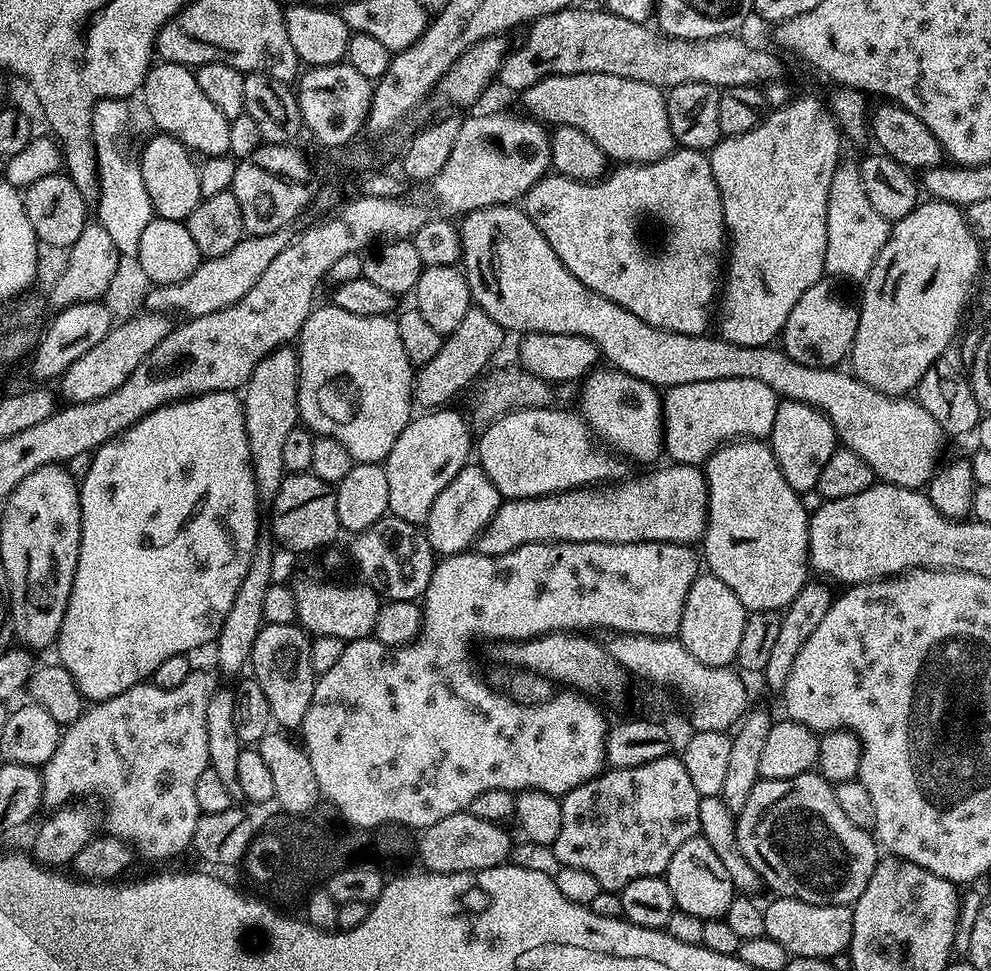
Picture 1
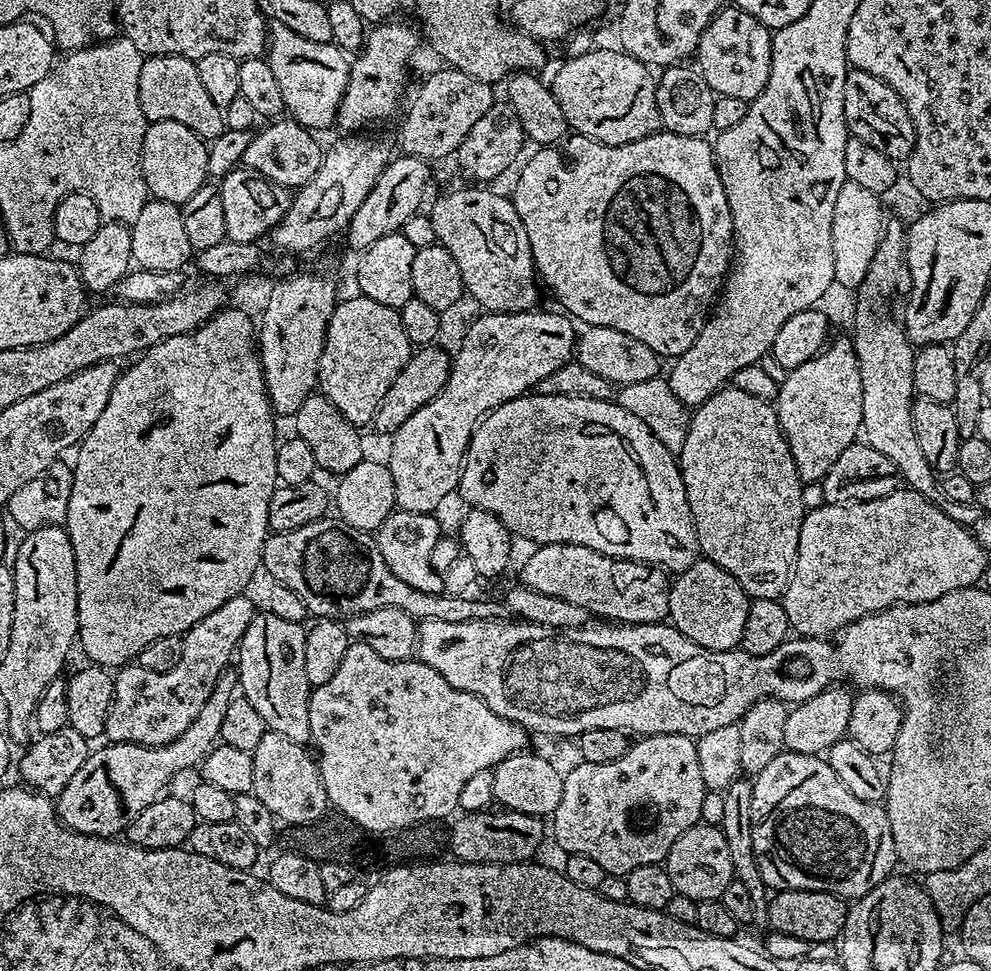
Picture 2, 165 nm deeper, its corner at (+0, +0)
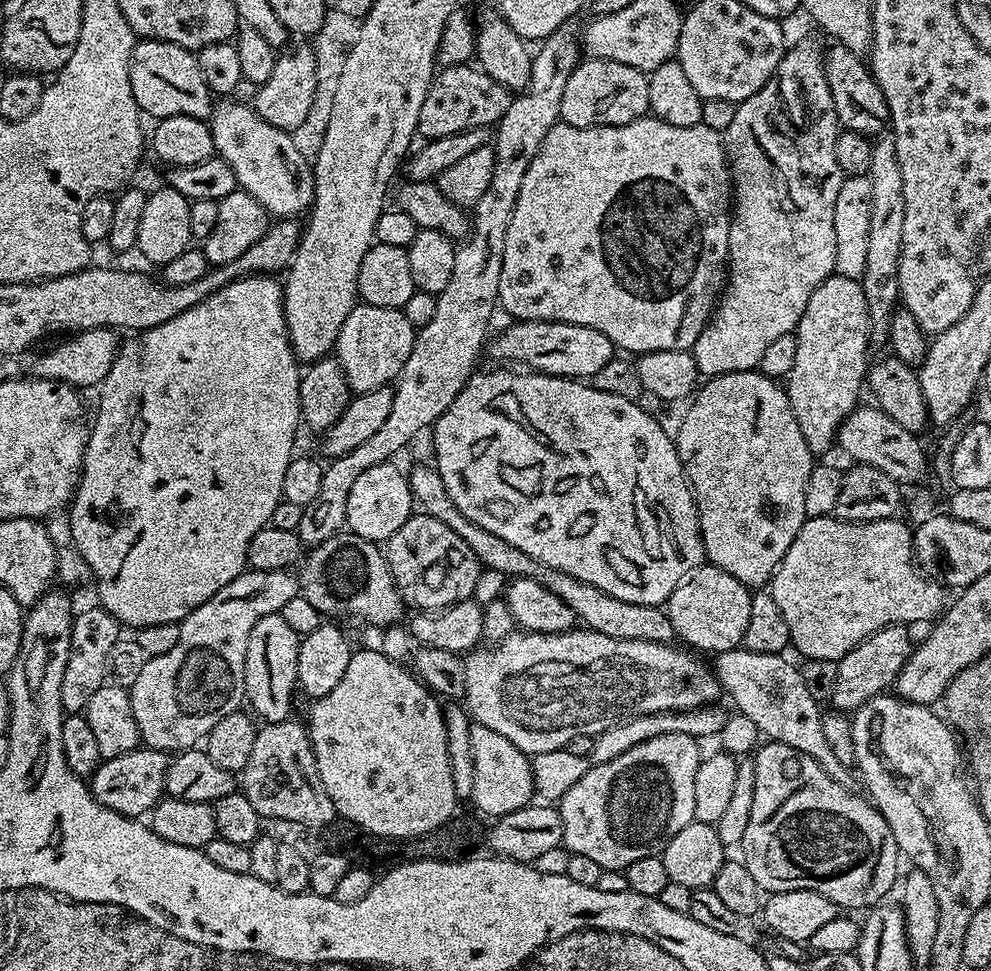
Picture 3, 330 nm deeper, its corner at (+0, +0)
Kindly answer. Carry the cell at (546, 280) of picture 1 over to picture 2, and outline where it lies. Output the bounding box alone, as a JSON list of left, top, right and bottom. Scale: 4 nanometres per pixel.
[430,187,538,312]

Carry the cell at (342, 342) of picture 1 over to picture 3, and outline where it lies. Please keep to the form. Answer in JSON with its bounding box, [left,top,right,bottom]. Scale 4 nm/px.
[334,302,416,394]

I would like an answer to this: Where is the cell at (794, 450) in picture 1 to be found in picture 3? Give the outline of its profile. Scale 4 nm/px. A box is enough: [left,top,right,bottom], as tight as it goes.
[786,274,870,454]

